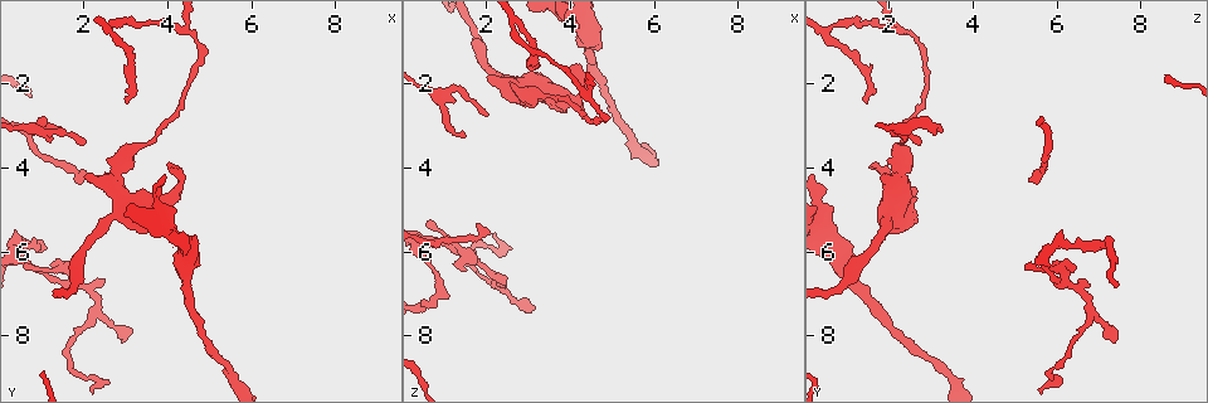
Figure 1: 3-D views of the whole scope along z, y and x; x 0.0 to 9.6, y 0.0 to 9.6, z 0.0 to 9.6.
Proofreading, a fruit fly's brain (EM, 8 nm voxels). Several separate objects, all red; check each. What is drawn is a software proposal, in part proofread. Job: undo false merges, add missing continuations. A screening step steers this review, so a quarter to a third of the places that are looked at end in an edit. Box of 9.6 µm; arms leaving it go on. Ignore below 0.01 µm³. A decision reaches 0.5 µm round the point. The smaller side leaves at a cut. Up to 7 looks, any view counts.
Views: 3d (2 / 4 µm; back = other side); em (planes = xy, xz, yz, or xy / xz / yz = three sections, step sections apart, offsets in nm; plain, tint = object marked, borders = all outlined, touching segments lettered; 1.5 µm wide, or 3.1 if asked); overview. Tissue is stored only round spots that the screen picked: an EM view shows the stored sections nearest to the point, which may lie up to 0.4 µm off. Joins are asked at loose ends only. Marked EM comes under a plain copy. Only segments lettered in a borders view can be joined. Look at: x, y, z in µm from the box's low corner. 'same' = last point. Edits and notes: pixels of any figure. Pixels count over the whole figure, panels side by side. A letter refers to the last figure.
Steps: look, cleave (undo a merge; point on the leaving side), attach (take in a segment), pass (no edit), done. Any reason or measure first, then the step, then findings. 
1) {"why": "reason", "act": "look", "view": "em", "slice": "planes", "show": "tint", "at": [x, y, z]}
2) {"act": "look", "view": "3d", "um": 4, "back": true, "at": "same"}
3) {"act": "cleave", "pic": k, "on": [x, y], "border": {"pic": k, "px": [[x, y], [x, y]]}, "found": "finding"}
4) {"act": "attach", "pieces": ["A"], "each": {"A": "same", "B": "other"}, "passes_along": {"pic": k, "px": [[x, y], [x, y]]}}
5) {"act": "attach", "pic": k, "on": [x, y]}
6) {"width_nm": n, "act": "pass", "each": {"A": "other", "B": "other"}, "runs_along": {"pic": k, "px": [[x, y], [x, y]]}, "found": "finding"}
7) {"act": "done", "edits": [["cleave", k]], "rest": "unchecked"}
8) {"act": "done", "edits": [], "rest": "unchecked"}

{"why": "three-way junction", "act": "look", "view": "3d", "um": 4, "at": [4.45, 0.75, 2.20]}

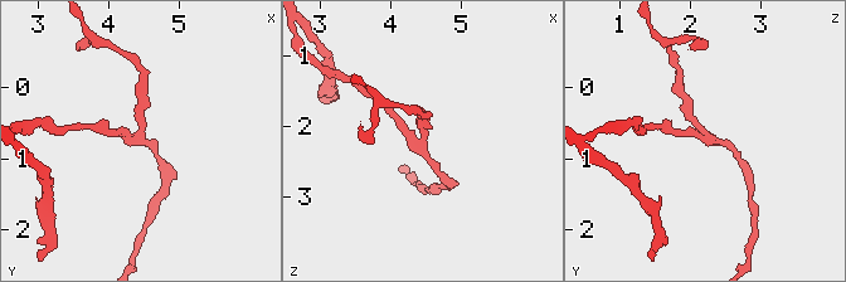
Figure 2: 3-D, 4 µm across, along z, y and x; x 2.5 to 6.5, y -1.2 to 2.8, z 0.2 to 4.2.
{"arms": 3, "why": "need the tissue", "act": "look", "view": "em", "slice": "planes", "show": "borders", "at": [4.40, 0.65, 2.25]}

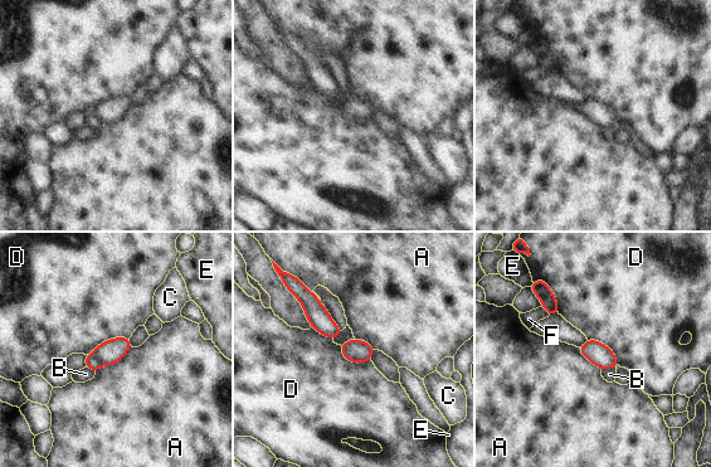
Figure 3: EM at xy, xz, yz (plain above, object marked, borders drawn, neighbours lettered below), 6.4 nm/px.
{"act": "cleave", "pic": 3, "on": [92, 363], "each": {"A": "other", "B": "other", "C": "other", "D": "other", "E": "other", "F": "other"}, "border": {"pic": 3, "px": [[91, 354], [102, 365]]}, "found": "two neurons meet here"}

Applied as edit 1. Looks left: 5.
{"why": "redraw", "act": "look", "view": "overview"}

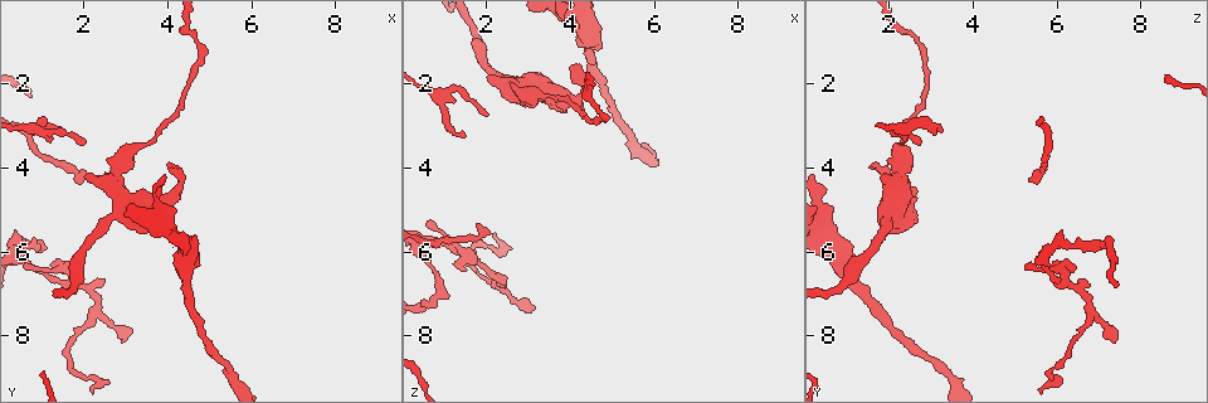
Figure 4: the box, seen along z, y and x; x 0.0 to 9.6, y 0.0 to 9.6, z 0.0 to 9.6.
{"why": "a fork", "act": "look", "view": "em", "slice": "xy", "step": 8, "show": "tint", "at": [2.70, 4.35, 2.25]}

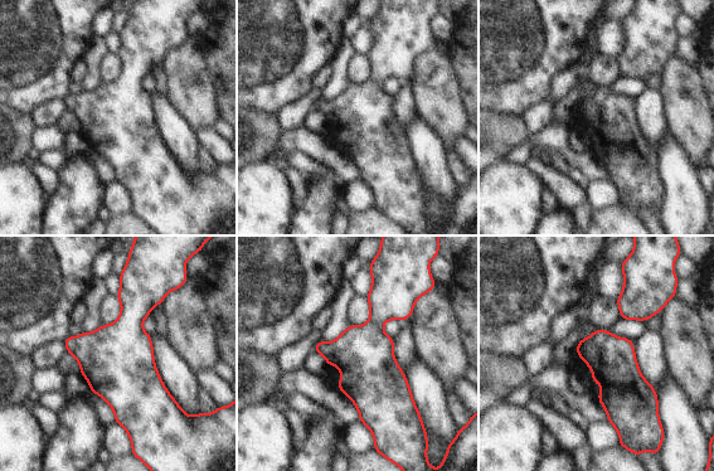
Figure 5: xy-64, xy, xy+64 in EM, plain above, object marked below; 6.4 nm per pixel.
{"why": "cut it another way", "act": "look", "view": "em", "slice": "xz", "step": 4, "show": "tint", "at": "same"}

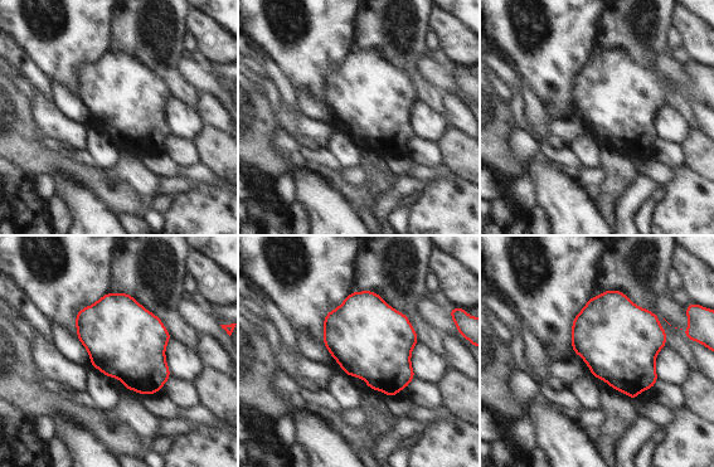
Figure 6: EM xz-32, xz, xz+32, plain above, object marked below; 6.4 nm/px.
{"act": "look", "view": "em", "slice": "xz", "step": 4, "show": "borders", "at": "same"}

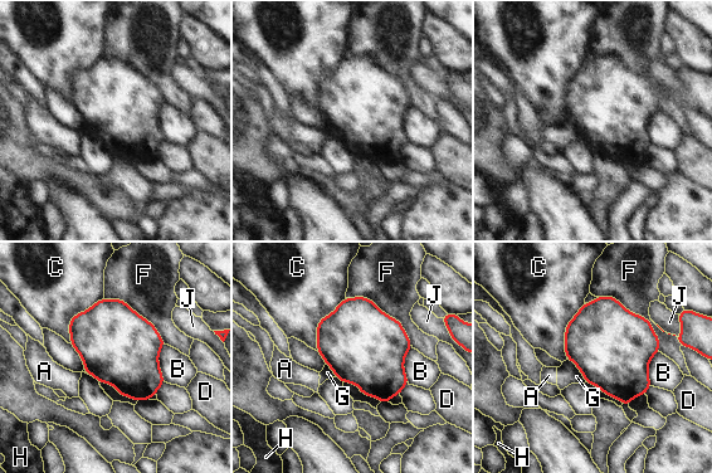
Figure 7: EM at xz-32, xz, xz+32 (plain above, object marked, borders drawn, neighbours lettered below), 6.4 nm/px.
{"act": "pass", "each": {"A": "other", "B": "other", "C": "other", "D": "other", "F": "other", "G": "other", "H": "other", "J": "other"}, "border": {"pic": 7, "px": [[164, 344], [159, 370], [165, 381]]}, "found": "continuous, no second neuron"}

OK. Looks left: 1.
{"why": "abrupt turn", "act": "look", "view": "em", "slice": "xz", "step": 8, "show": "borders", "at": [0.80, 5.85, 6.45]}

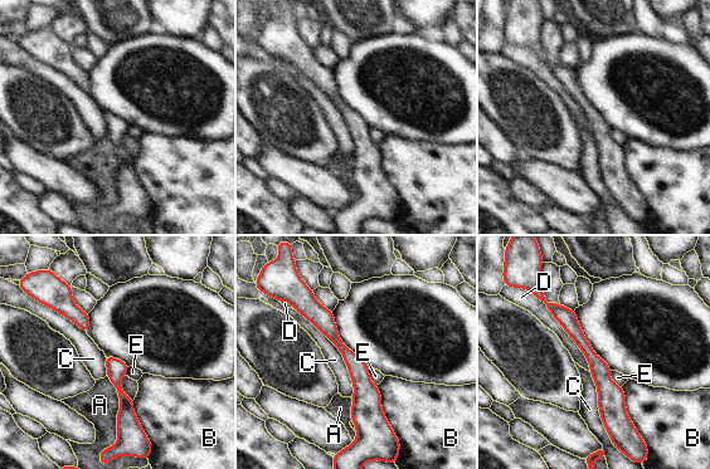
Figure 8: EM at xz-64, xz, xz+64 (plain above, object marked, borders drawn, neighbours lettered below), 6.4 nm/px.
{"act": "pass", "each": {"A": "other", "B": "other", "C": "other", "D": "other", "E": "other"}, "runs_along": {"pic": 8, "px": [[310, 298], [359, 371], [363, 431]]}, "found": "all the same neuron"}

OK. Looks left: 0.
{"act": "done", "edits": [["cleave", 3]], "rest": "unchecked"}

